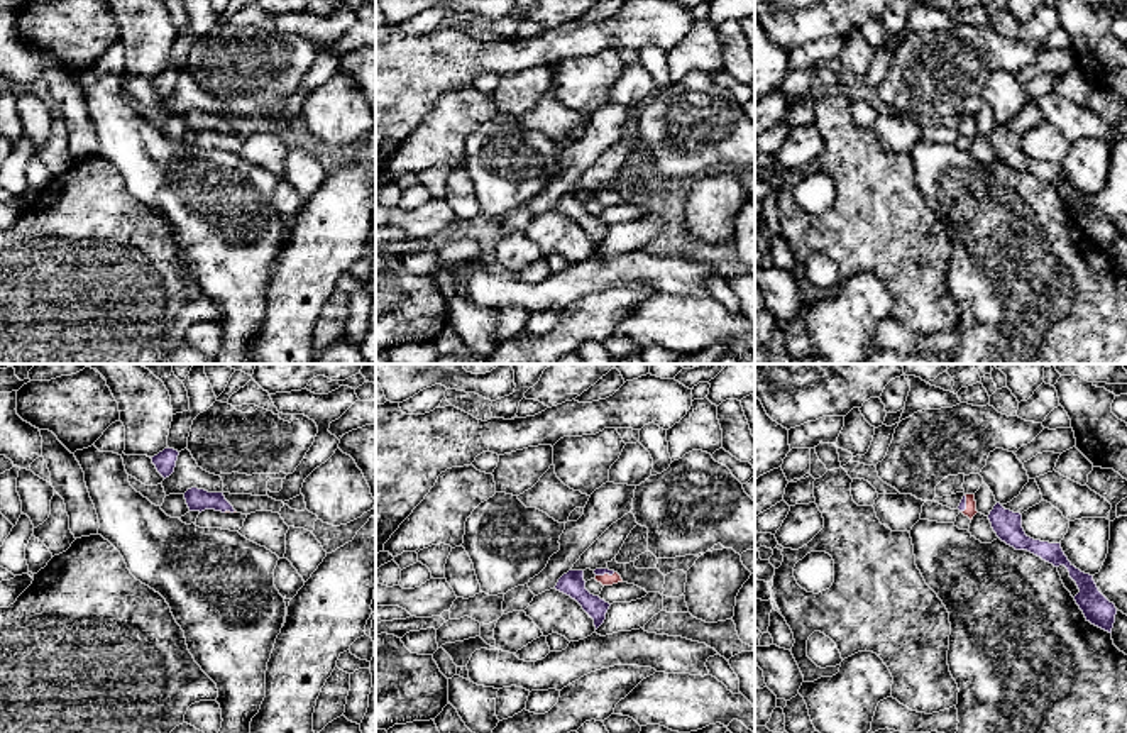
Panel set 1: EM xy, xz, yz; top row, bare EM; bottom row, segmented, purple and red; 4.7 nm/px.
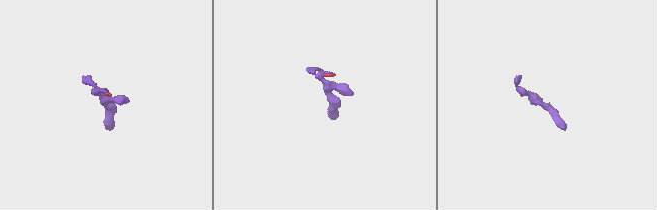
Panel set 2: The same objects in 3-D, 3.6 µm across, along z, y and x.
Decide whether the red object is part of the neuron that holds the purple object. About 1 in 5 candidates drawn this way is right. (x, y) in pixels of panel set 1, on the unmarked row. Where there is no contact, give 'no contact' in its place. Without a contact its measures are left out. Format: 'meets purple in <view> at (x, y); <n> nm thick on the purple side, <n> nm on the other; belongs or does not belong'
meets purple in xz at (604, 193); 30 nm thick on the purple side, 60 nm on the other; belongs

